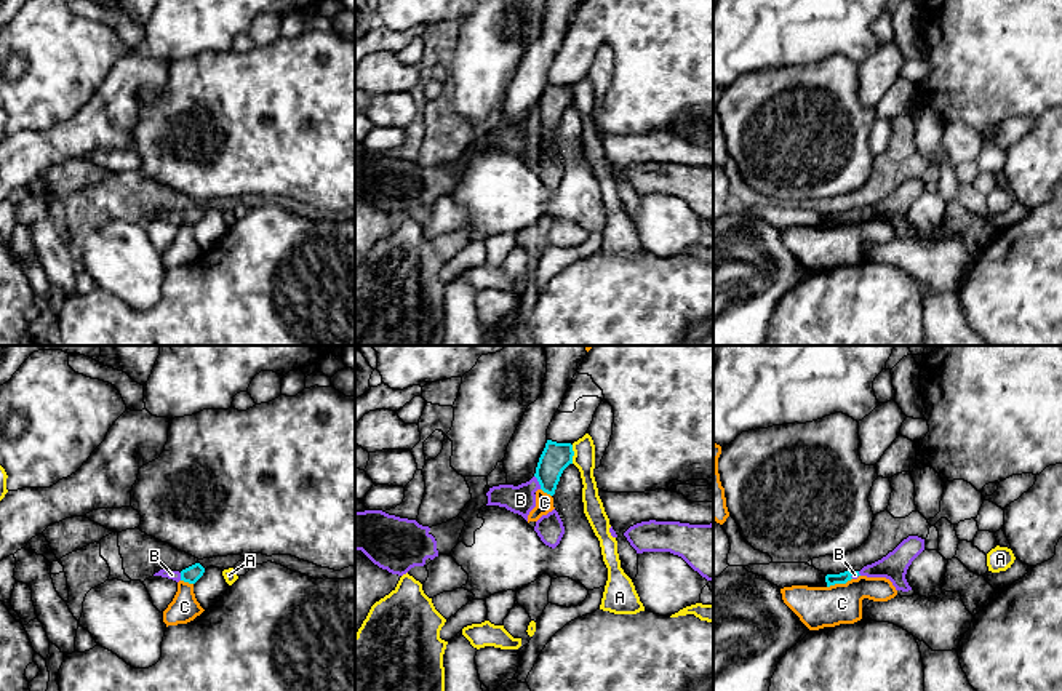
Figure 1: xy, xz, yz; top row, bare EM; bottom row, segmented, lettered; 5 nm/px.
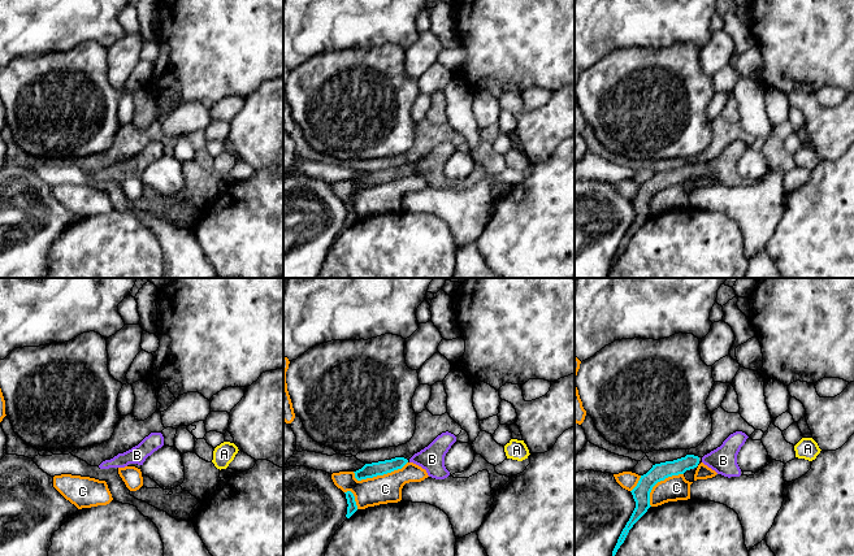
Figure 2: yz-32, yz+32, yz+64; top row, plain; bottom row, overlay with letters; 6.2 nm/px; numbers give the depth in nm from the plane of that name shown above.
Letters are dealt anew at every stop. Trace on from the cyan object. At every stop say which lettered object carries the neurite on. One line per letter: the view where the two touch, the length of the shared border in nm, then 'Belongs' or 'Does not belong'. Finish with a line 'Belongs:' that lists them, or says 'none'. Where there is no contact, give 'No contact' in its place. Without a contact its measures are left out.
A: Touches cyan in xz. Shared border 100 nm. Does not belong
B: Touches cyan in xz. Shared border 80 nm. Belongs
C: Touches cyan in yz. Shared border 140 nm. Does not belong
Belongs: B

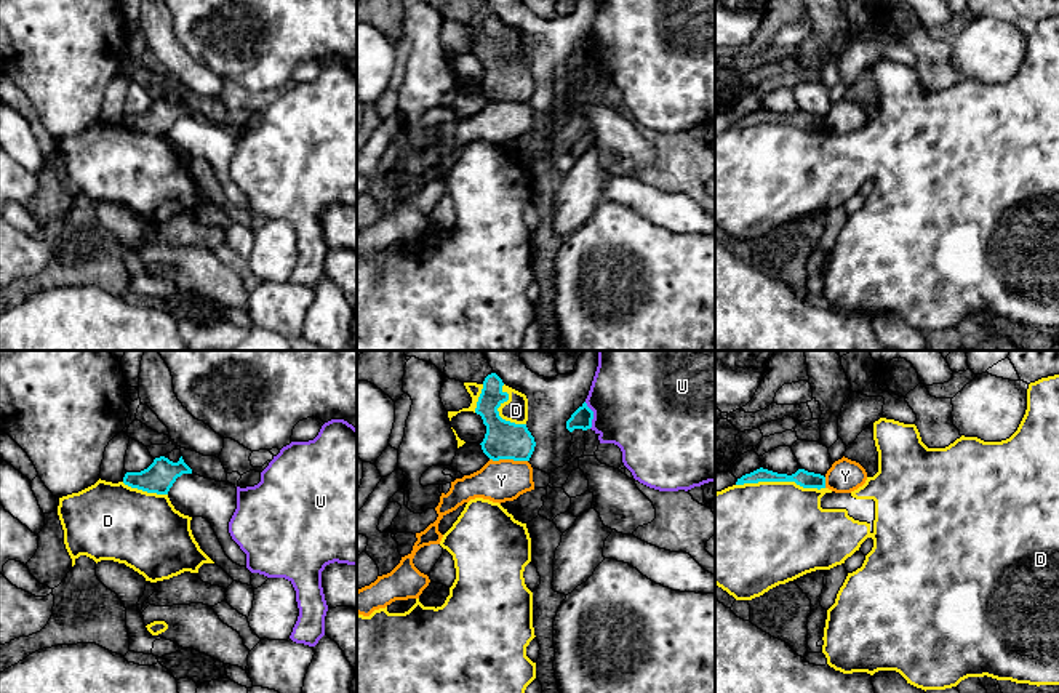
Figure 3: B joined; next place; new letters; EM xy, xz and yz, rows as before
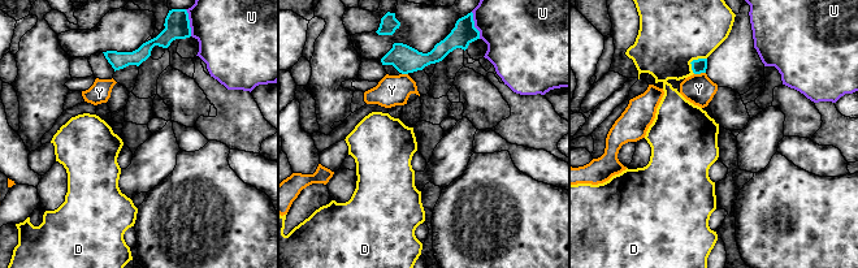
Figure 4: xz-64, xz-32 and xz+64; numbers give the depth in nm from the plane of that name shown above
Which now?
D: Touches cyan in yz. Shared border 440 nm. Does not belong
U: Touches cyan in xz. Shared border 140 nm. Does not belong
Y: Touches cyan in xz. Shared border 190 nm. Does not belong
Belongs: none

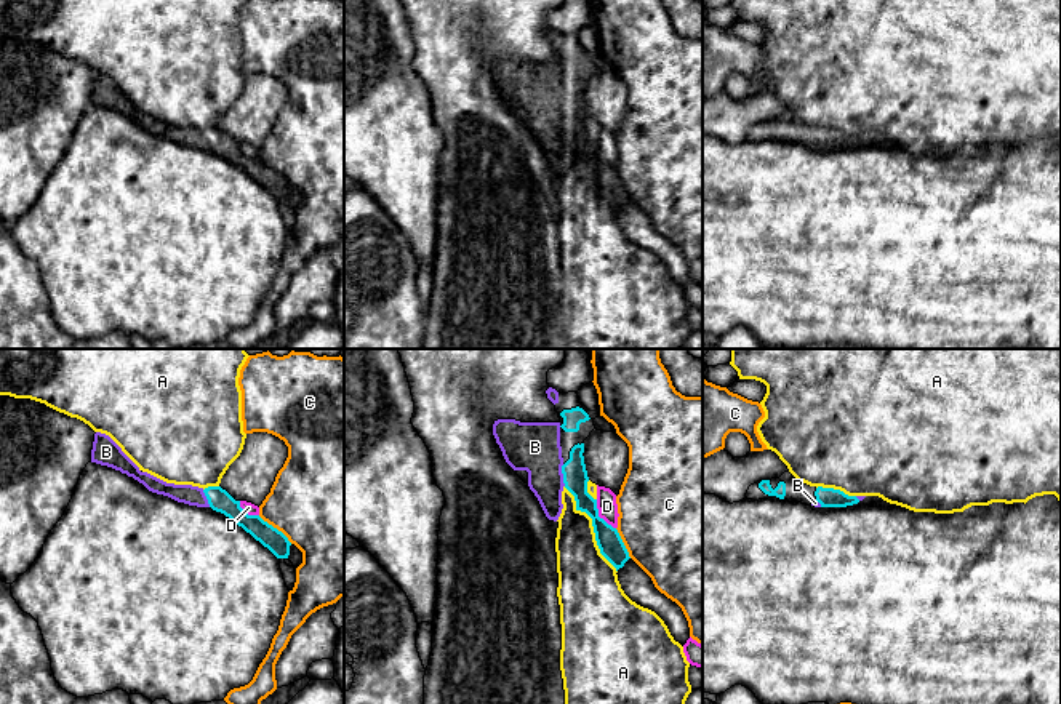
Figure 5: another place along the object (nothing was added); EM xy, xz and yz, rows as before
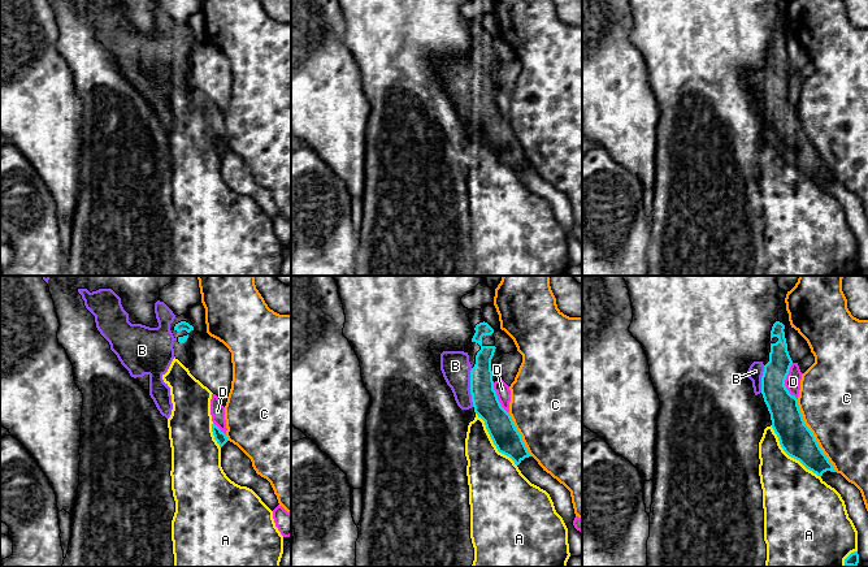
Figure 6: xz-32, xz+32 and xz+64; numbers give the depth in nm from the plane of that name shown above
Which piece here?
A: Touches cyan in xz. Shared border 500 nm. Does not belong
B: Touches cyan in xz. Shared border 110 nm. Belongs
C: Touches cyan in xy. Shared border 220 nm. Does not belong
D: Touches cyan in xz. Shared border 180 nm. Does not belong
Belongs: B

